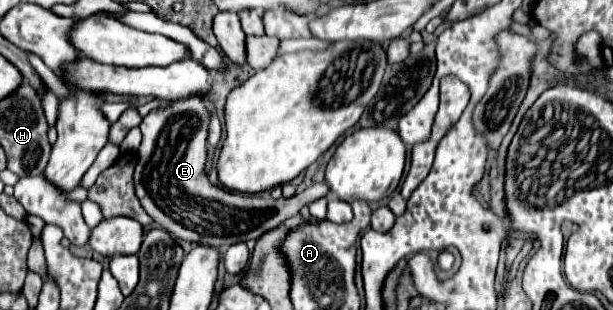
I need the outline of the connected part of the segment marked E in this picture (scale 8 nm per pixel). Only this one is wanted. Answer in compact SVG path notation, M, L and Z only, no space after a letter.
M201 94L187 96L181 102L171 102L163 110L149 112L141 122L143 142L139 146L139 160L135 166L135 192L145 212L169 234L181 240L227 248L237 242L255 240L273 226L283 224L287 218L299 214L305 204L315 202L329 194L325 182L313 184L293 198L273 200L261 194L233 194L209 182L205 174L207 162L207 134L211 108Z

